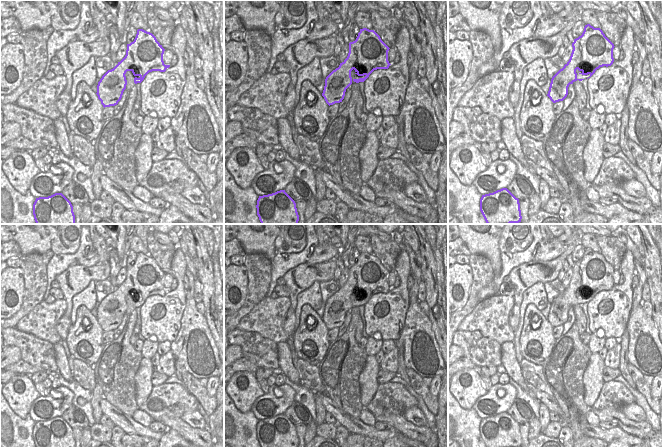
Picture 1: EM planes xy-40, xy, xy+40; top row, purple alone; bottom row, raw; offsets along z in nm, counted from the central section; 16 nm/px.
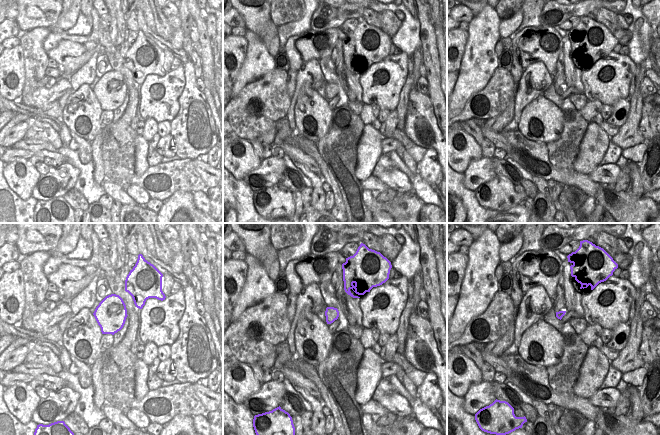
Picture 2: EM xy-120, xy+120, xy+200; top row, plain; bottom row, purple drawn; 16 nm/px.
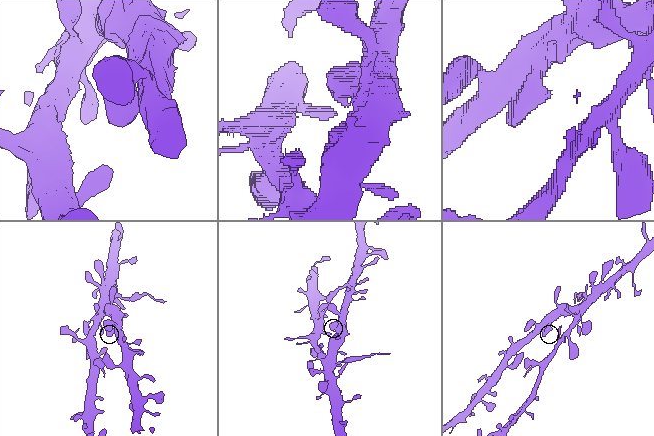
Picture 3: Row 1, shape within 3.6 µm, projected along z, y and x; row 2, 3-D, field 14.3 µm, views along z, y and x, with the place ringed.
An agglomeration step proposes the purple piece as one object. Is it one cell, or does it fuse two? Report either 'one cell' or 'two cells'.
one cell

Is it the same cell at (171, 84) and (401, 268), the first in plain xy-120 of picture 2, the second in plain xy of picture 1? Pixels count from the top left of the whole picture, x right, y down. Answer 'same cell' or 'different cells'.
same cell

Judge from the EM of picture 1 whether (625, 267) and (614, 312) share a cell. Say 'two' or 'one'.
one

